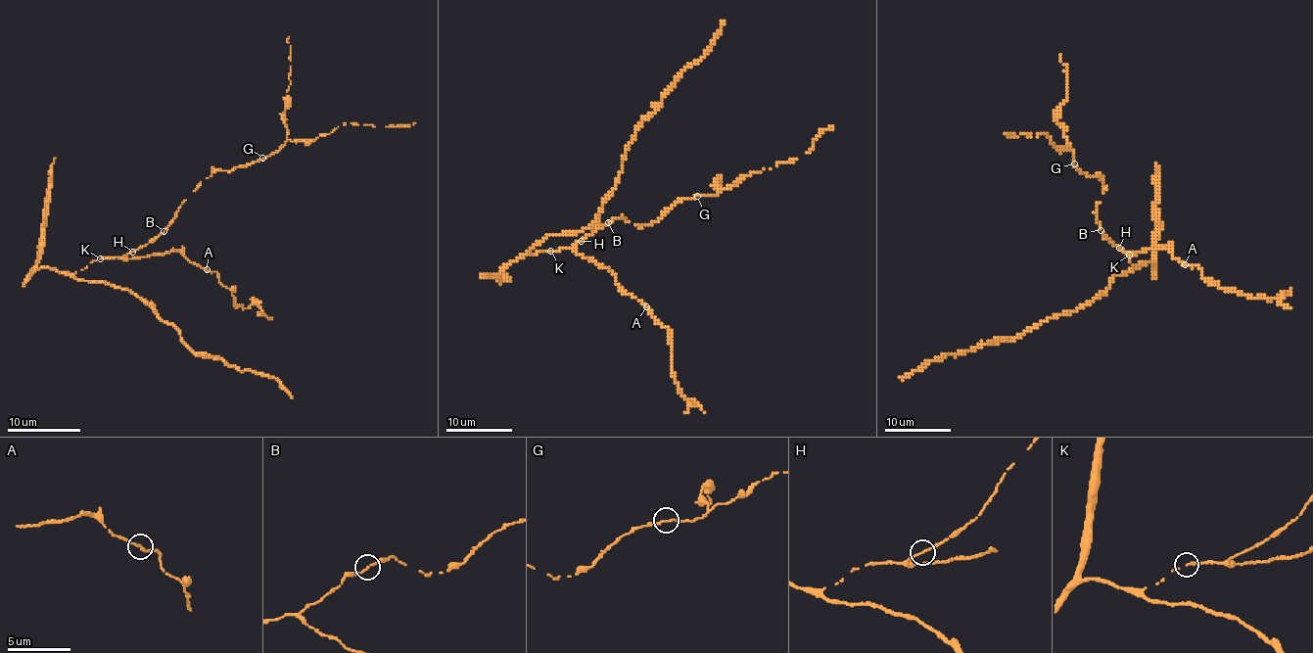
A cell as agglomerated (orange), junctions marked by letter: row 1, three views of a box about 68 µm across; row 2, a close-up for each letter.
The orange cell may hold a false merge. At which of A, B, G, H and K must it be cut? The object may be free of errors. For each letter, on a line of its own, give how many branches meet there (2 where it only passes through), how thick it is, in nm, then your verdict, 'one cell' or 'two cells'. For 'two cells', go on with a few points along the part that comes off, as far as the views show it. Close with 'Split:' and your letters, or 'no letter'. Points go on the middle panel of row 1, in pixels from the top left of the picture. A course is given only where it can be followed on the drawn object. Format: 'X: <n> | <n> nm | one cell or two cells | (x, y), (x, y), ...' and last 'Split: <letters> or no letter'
A: 2 | 200 nm | one cell
B: 2 | 190 nm | one cell
G: 2 | 200 nm | one cell
H: 2 | 200 nm | one cell
K: 2 | 220 nm | one cell
Split: no letter

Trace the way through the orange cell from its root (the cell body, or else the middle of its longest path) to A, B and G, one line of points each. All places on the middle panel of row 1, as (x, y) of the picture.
A: (550, 251), (572, 247), (584, 256), (606, 267), (620, 288), (646, 306)
B: (550, 251), (572, 247), (608, 222)
G: (550, 251), (572, 247), (613, 219), (623, 217), (636, 225), (647, 225), (674, 205), (697, 196)

